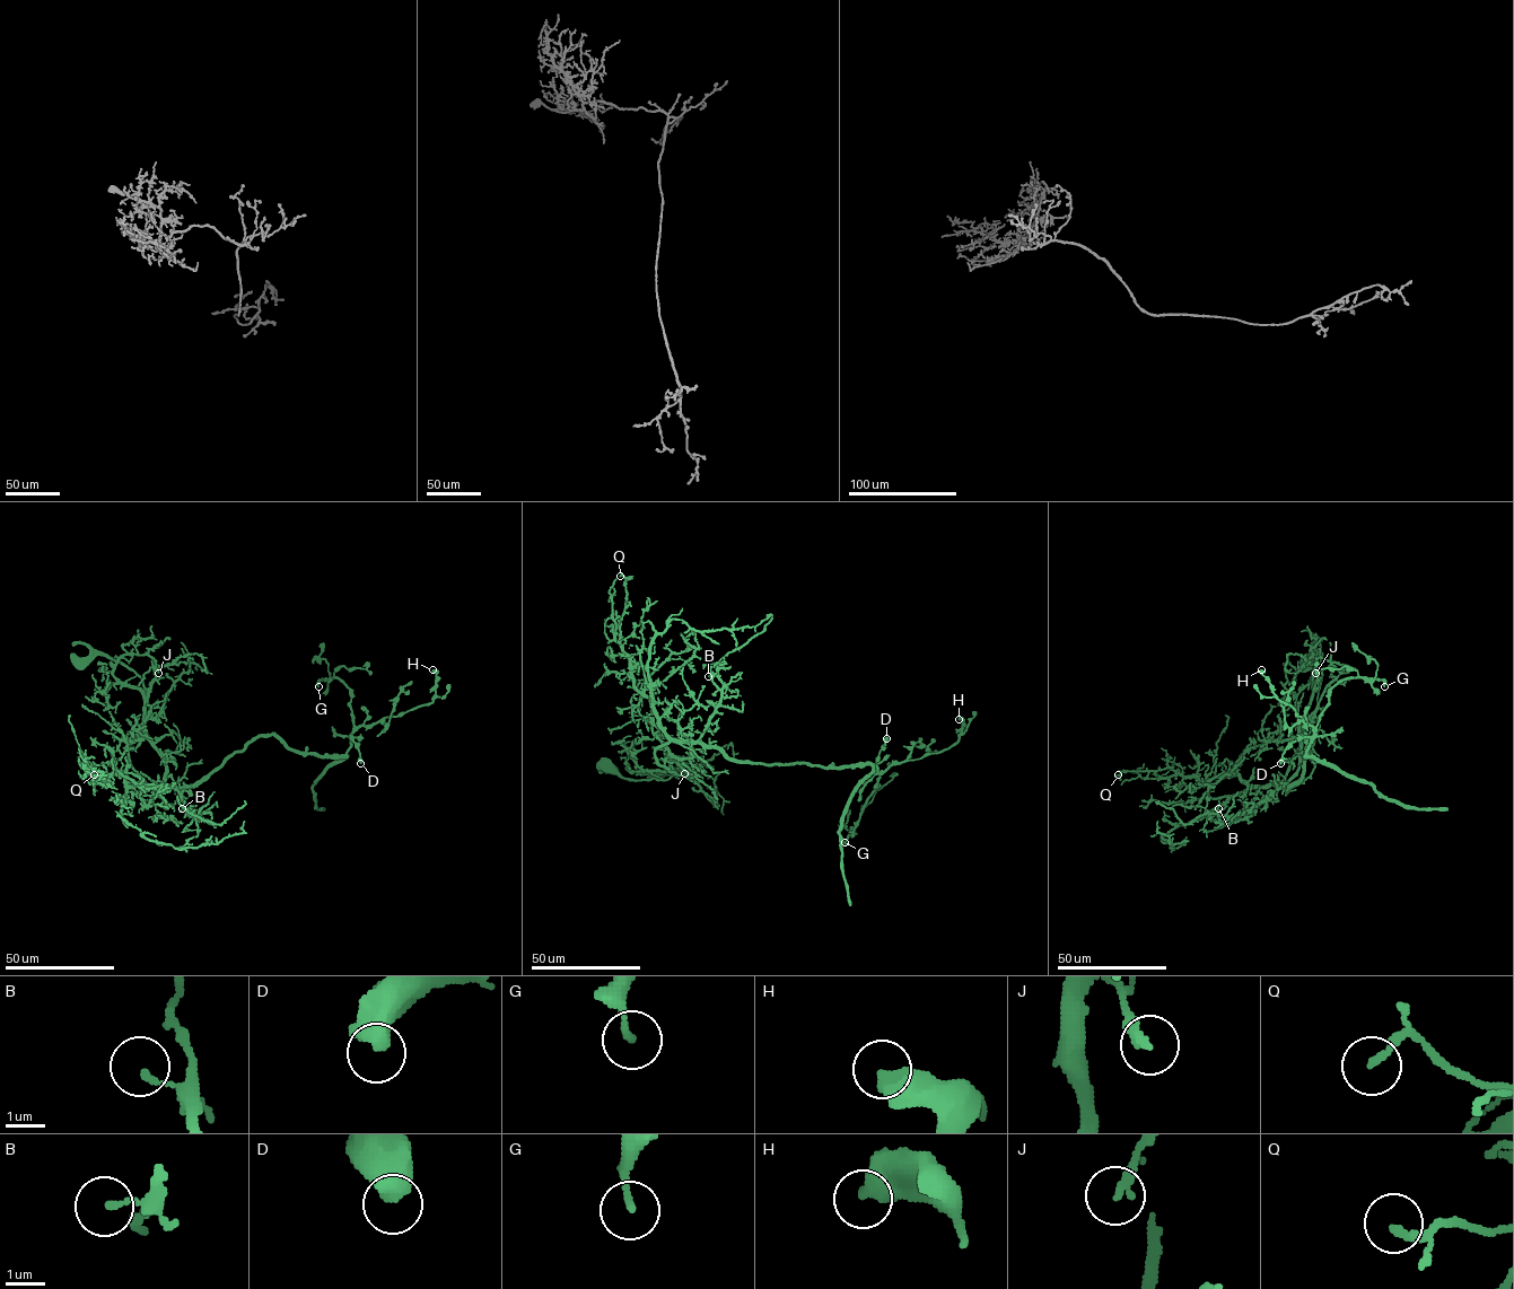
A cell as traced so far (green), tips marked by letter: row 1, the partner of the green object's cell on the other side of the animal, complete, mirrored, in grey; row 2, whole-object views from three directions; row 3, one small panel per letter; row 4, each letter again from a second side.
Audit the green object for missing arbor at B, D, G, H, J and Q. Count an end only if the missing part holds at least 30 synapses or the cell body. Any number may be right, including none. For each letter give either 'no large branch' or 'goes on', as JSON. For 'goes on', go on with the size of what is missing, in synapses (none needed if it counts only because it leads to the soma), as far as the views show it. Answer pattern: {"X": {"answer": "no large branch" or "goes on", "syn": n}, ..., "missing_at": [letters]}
{"B": {"answer": "no large branch"}, "D": {"answer": "no large branch"}, "G": {"answer": "no large branch"}, "H": {"answer": "no large branch"}, "J": {"answer": "no large branch"}, "Q": {"answer": "no large branch"}, "missing_at": []}

